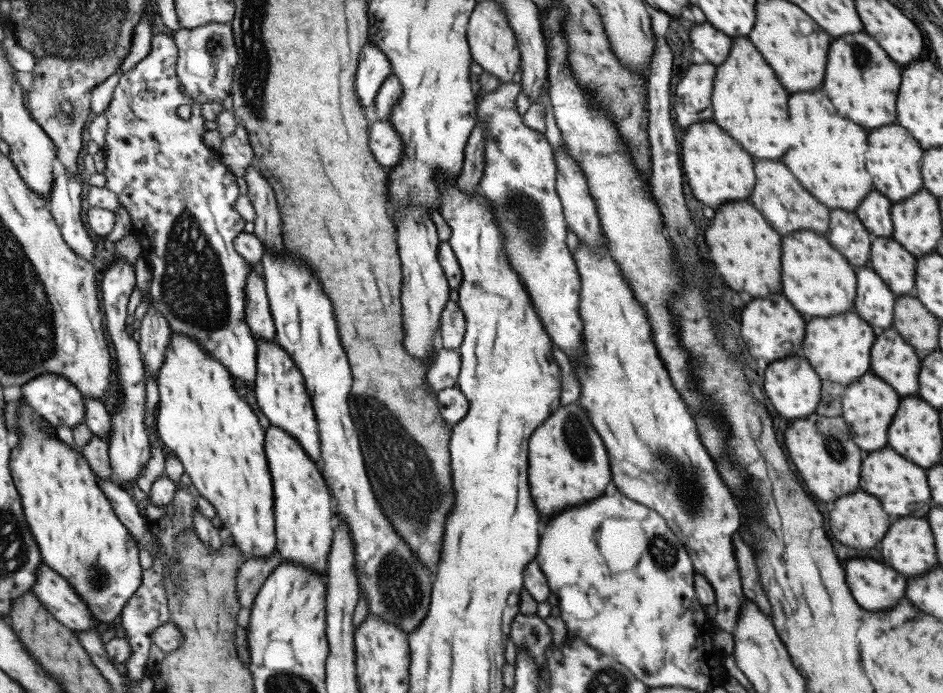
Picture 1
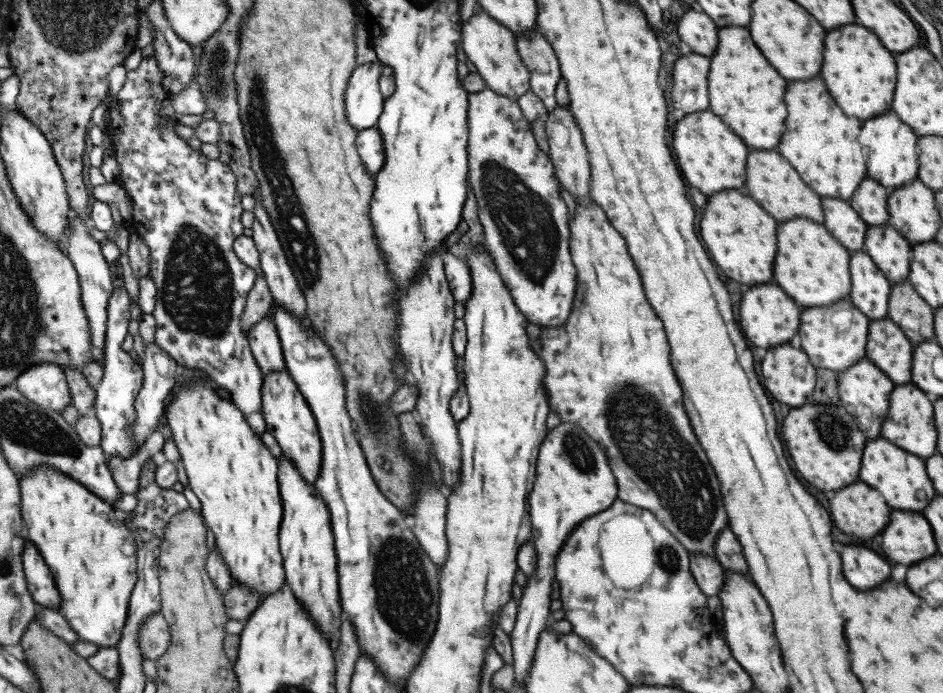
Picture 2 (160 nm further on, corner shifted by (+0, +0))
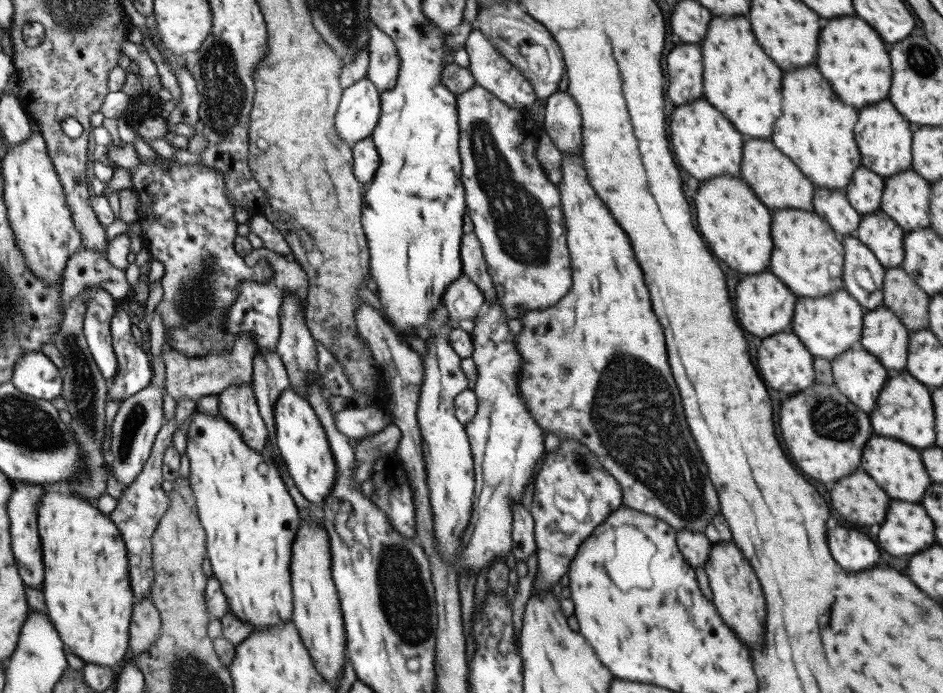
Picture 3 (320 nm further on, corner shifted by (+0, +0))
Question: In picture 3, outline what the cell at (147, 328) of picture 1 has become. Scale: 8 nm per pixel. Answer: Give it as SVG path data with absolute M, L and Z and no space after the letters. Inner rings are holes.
M151 356L150 367L152 368L152 377L149 384L139 392L125 398L123 404L120 404L111 425L112 443L110 449L112 459L110 464L117 480L125 487L133 482L137 474L141 472L143 464L149 456L155 435L165 421L161 409L165 374L162 358L157 359L157 357Z

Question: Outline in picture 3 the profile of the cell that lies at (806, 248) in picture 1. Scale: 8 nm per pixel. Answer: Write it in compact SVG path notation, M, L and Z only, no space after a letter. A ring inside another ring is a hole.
M773 210L771 214L771 262L769 270L797 297L818 297L843 289L842 241L813 211Z

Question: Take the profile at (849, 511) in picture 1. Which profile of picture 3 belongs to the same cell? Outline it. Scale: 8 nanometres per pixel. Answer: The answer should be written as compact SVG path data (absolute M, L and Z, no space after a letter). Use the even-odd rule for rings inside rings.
M863 470L842 476L828 493L833 509L851 524L881 524L891 501Z

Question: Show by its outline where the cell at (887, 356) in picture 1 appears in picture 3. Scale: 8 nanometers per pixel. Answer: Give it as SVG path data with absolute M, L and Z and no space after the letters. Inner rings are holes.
M889 309L865 310L858 346L876 356L889 374L895 373L906 366L908 333Z

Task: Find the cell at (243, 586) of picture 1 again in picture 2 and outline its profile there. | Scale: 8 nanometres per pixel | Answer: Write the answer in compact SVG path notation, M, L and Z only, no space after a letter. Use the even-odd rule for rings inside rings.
M232 583L231 588L222 595L224 613L228 620L239 620L242 623L260 605L260 594L247 589L239 583Z

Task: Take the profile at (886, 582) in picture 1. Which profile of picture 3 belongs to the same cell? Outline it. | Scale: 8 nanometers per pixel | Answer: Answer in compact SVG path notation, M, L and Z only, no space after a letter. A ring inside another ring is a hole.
M830 521L826 536L830 555L847 572L859 572L879 562L879 552L875 544L857 530Z

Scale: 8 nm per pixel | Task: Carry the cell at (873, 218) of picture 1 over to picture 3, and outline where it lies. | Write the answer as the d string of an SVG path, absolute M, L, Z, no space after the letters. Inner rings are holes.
M863 165L855 168L843 190L848 203L860 214L869 214L880 208L883 179Z

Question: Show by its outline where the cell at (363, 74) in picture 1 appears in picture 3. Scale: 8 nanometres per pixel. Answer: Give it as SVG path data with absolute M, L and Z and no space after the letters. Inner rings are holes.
M367 76L348 86L347 89L342 90L338 108L333 117L333 126L336 130L336 135L343 142L352 146L363 137L367 138L370 136L377 124L380 113L379 96L380 92L375 89L375 86L373 86L373 83Z

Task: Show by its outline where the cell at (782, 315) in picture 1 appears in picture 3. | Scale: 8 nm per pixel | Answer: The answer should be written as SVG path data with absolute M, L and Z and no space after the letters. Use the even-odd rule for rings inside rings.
M769 272L744 275L735 285L735 317L742 328L760 339L789 331L796 297Z

